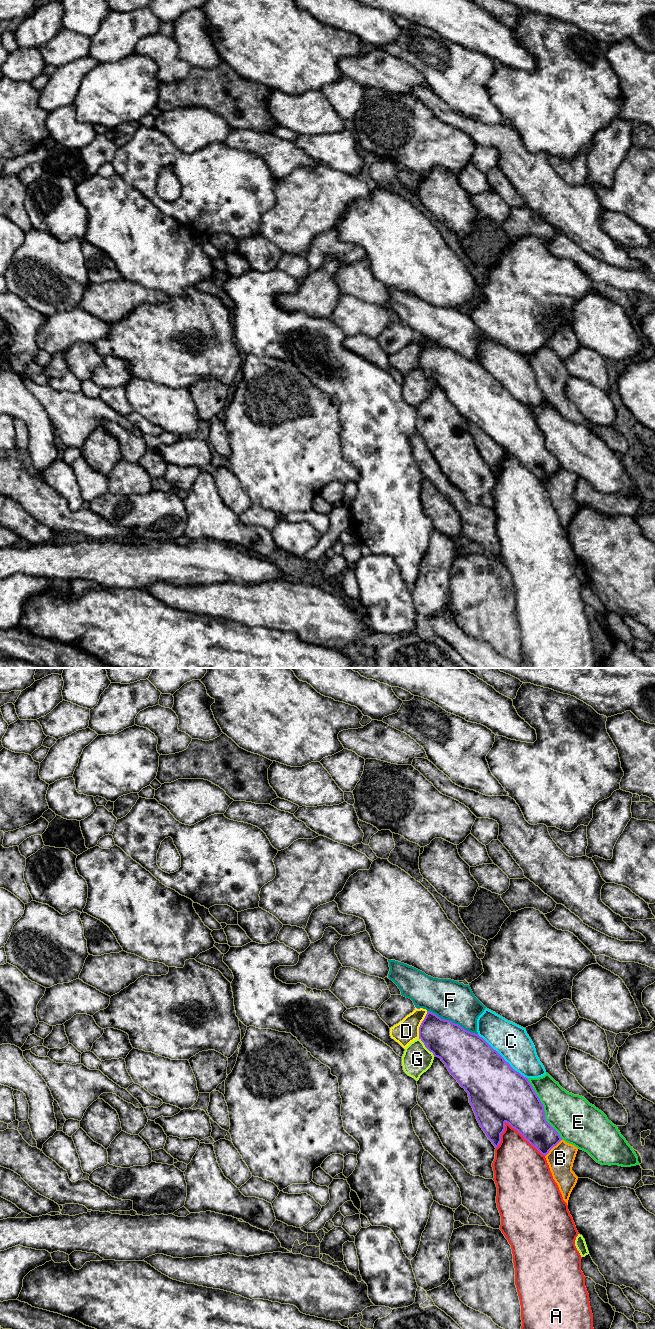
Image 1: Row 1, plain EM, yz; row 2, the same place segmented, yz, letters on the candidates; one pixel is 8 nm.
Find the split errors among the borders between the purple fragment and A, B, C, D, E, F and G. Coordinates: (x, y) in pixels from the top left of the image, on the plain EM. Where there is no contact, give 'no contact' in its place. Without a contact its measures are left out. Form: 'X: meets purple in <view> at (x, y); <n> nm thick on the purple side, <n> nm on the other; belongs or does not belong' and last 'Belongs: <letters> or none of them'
A: meets purple in yz at (524, 466); 320 nm thick on the purple side, 420 nm on the other; does not belong
B: meets purple in yz at (552, 475); 240 nm thick on the purple side, 220 nm on the other; does not belong
C: meets purple in yz at (502, 385); 420 nm thick on the purple side, 280 nm on the other; does not belong
D: meets purple in yz at (421, 352); 300 nm thick on the purple side, 190 nm on the other; does not belong
E: meets purple in yz at (543, 437); 360 nm thick on the purple side, 360 nm on the other; does not belong
F: meets purple in yz at (451, 349); 340 nm thick on the purple side, 320 nm on the other; does not belong
G: meets purple in yz at (426, 375); 320 nm thick on the purple side, 240 nm on the other; does not belong
Belongs: none of them

